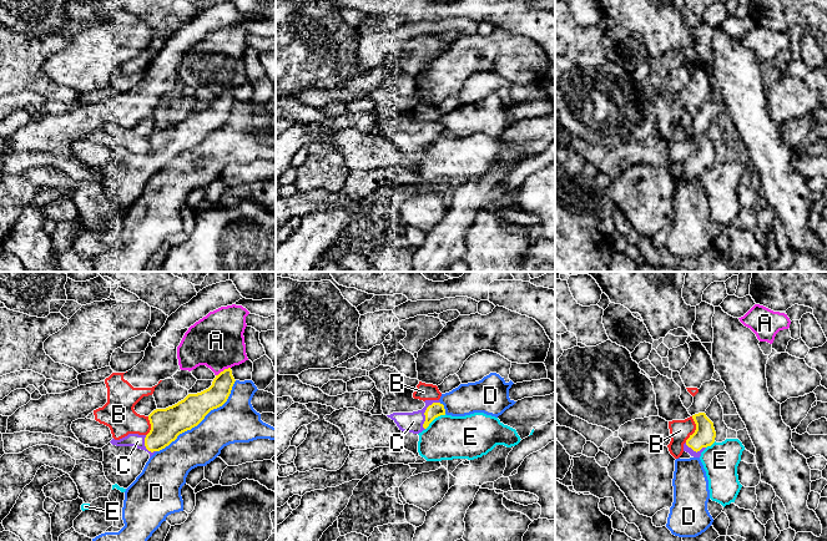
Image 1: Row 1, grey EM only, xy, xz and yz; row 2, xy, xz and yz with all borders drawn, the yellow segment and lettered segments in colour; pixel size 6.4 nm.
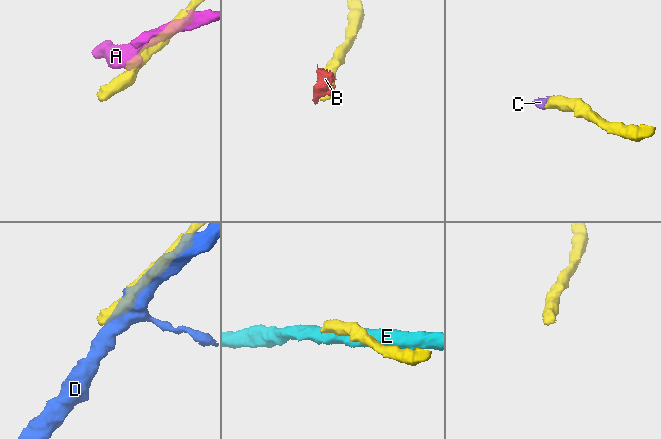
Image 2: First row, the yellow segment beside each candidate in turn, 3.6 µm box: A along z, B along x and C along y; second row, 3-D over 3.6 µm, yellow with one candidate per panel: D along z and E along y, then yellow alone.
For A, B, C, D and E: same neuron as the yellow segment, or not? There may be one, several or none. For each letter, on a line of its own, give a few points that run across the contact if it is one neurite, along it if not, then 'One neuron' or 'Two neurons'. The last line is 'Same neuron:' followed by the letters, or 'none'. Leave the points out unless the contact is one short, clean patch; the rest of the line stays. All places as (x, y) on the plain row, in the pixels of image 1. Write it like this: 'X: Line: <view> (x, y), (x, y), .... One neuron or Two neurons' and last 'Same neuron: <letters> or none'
A: Line: xy (230, 87), (216, 96). Two neurons
B: Line: yz (692, 137), (695, 152), (685, 162). Two neurons
C: Line: xz (437, 130), (424, 134), (413, 142). One neuron
D: Two neurons
E: Line: xz (445, 135), (438, 136), (425, 150). Two neurons
Same neuron: C

